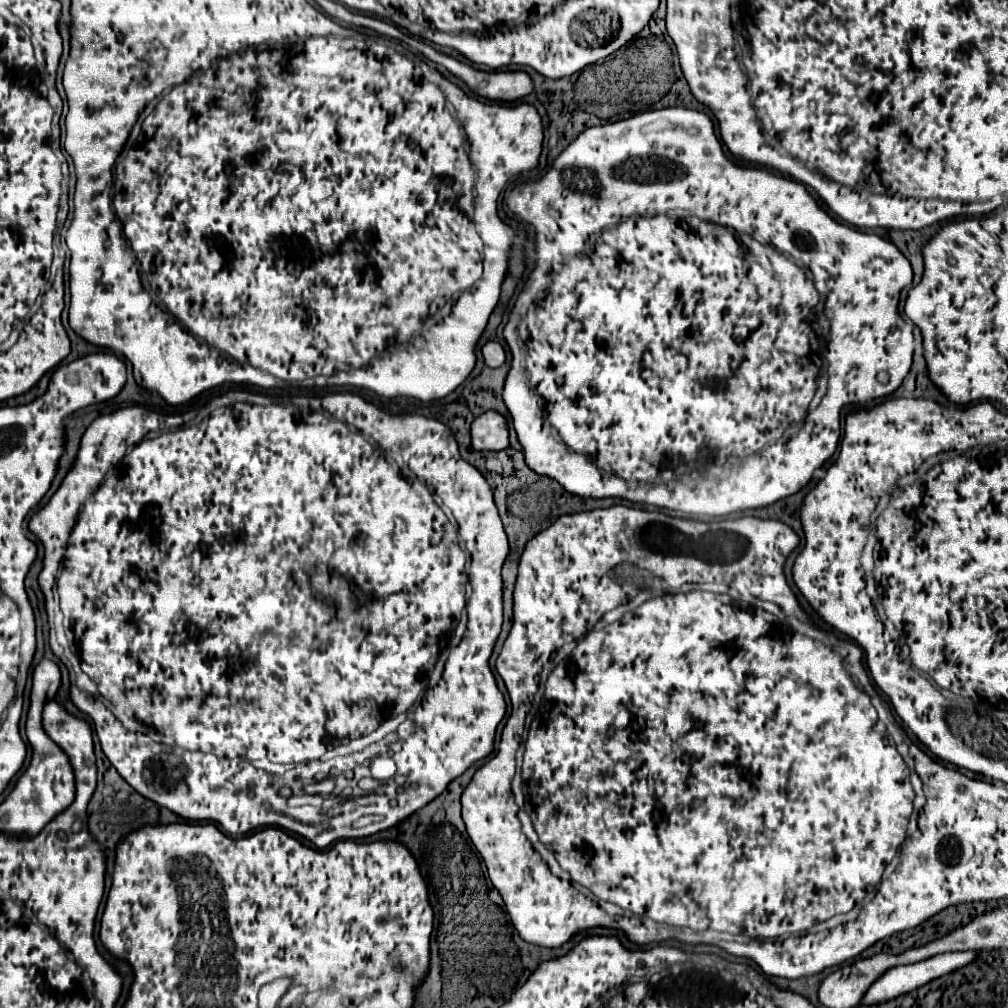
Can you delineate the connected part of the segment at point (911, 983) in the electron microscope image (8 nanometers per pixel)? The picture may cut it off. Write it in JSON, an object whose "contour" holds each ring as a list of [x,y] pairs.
{"contour":[[[957,951],[957,953],[941,953],[931,959],[901,965],[885,971],[865,993],[861,1005],[879,1005],[885,1001],[893,1001],[905,993],[911,993],[933,979],[953,973],[979,957],[977,951]]]}

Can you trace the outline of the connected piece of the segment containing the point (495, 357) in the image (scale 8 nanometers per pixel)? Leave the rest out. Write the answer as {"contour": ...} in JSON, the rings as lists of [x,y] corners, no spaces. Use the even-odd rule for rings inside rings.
{"contour":[[[487,341],[481,347],[481,353],[487,367],[501,367],[505,363],[505,351],[497,341]]]}

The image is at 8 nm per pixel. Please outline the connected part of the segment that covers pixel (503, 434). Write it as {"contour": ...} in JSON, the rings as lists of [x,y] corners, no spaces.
{"contour":[[[487,411],[471,423],[471,443],[479,451],[503,451],[509,447],[509,429],[503,415]]]}

